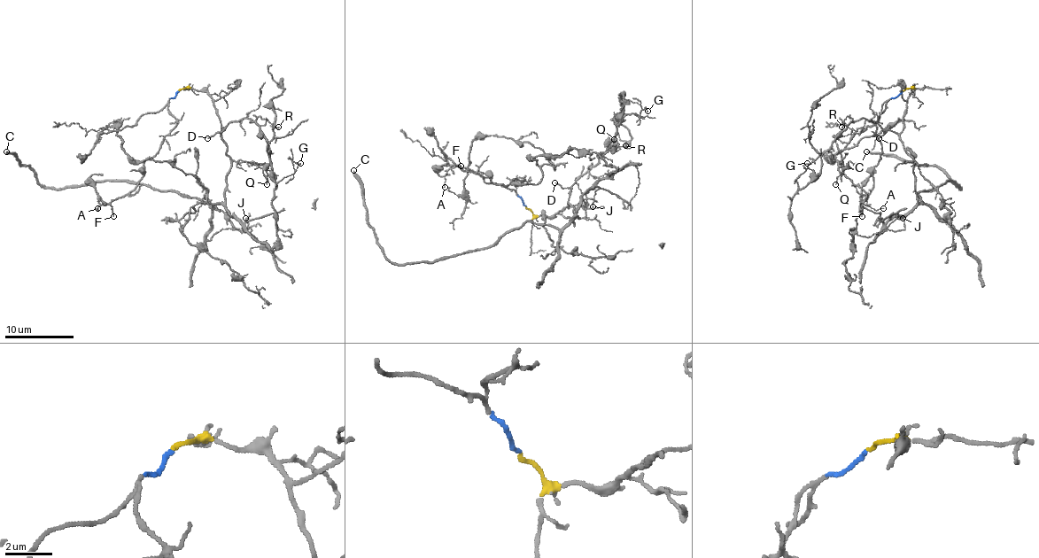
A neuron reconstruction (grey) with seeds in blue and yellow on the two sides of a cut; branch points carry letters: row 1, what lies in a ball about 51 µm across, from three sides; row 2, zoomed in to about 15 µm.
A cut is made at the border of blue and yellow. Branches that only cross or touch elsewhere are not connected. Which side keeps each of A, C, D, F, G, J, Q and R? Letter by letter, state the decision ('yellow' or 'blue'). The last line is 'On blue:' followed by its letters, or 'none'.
A: blue
C: yellow
D: yellow
F: blue
G: yellow
J: yellow
Q: yellow
R: yellow
On blue: A, F

